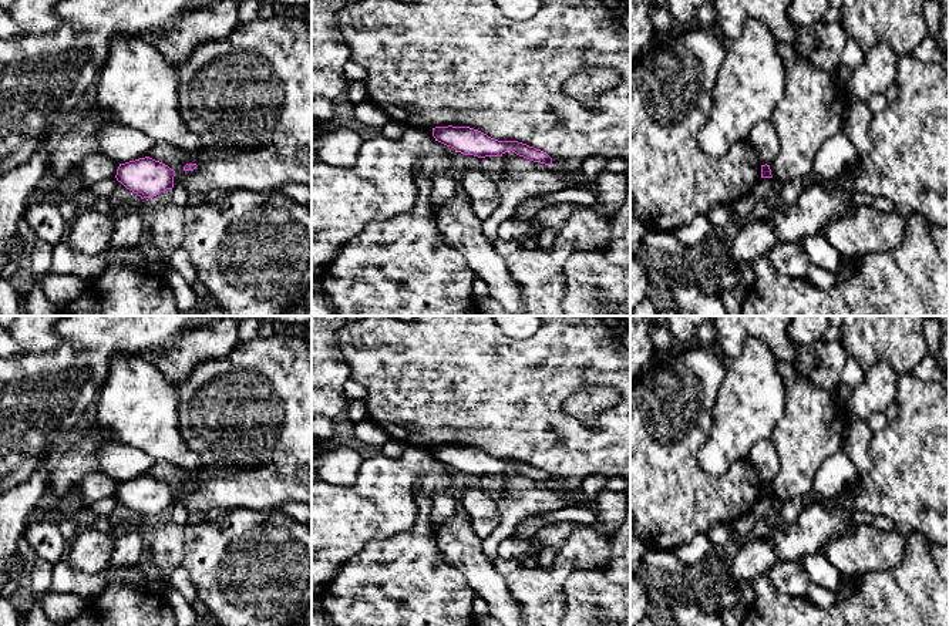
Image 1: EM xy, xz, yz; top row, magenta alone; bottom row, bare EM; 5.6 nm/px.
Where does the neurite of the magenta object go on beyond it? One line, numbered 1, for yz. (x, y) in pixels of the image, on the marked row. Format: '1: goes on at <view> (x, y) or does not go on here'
1: does not go on here

